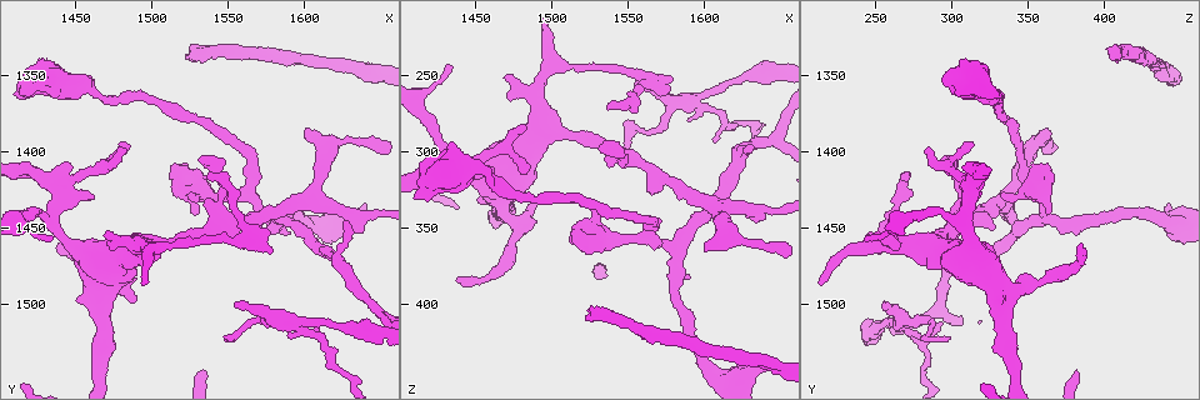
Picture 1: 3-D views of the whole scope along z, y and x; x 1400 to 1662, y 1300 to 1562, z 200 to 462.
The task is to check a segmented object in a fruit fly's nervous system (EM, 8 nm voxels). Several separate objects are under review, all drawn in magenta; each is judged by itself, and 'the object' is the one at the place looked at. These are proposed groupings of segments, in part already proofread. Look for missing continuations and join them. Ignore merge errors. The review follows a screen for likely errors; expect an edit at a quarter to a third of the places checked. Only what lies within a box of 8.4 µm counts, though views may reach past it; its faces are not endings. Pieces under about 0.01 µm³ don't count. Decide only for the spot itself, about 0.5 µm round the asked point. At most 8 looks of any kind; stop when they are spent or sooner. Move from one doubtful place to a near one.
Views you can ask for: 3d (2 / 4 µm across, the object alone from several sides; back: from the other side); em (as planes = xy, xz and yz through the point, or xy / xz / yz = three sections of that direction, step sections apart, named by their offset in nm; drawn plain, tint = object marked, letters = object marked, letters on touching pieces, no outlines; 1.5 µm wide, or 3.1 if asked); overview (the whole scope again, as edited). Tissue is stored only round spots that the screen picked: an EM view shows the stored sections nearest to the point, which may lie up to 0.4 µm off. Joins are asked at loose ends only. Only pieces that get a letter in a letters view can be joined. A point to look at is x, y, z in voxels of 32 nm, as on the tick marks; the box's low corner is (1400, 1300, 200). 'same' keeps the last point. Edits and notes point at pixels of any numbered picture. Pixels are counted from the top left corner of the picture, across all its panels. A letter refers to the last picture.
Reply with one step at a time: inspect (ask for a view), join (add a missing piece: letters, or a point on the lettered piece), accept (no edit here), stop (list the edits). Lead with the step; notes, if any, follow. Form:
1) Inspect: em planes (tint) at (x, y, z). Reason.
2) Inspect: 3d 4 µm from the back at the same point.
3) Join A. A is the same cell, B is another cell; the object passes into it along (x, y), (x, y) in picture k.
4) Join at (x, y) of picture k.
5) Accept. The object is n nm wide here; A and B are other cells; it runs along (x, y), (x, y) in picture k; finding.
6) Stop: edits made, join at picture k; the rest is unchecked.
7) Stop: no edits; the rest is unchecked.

Inspect: em planes (letters) at (1574, 1452, 262).

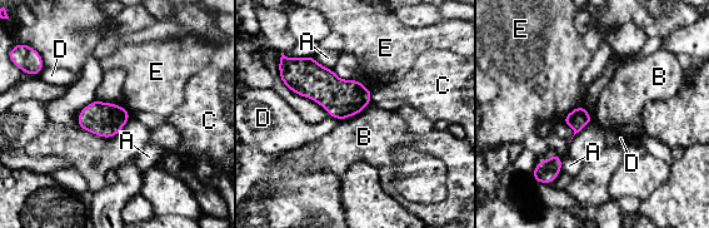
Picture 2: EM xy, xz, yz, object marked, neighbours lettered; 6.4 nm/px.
Accept. A, B, C, D and E are other cells; no lettered piece goes on from it.

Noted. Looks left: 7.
Inspect: em planes (letters) at (1640, 1434, 440). End of a long branch.

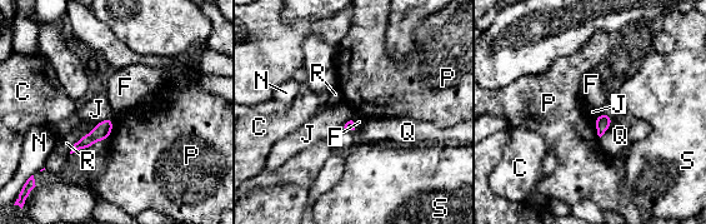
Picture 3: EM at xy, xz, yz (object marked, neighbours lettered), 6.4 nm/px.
Accept. The longest contact is with R, 260 nm; C, F, J, N, P, Q, R and S are other cells; a border runs along (111, 117), (96, 124) in picture 3; none of them fits.

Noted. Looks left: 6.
Inspect: em xy step 8 (letters) at (1522, 1340, 408).

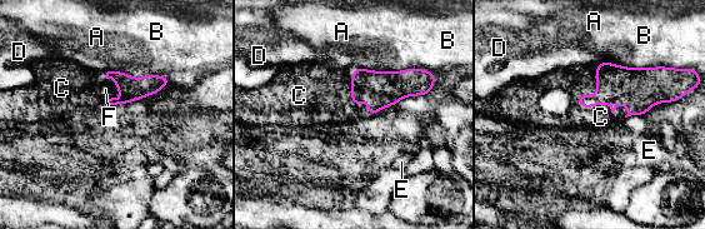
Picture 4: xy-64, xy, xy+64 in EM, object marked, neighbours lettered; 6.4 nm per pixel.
Join C. C is the same cell, A, B, D, E and F are other cells; the object passes into it along (638, 89), (601, 103), (600, 117) in picture 4; it goes on there.

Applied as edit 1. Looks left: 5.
Stop: edits made, join at picture 4; the rest is unchecked.

